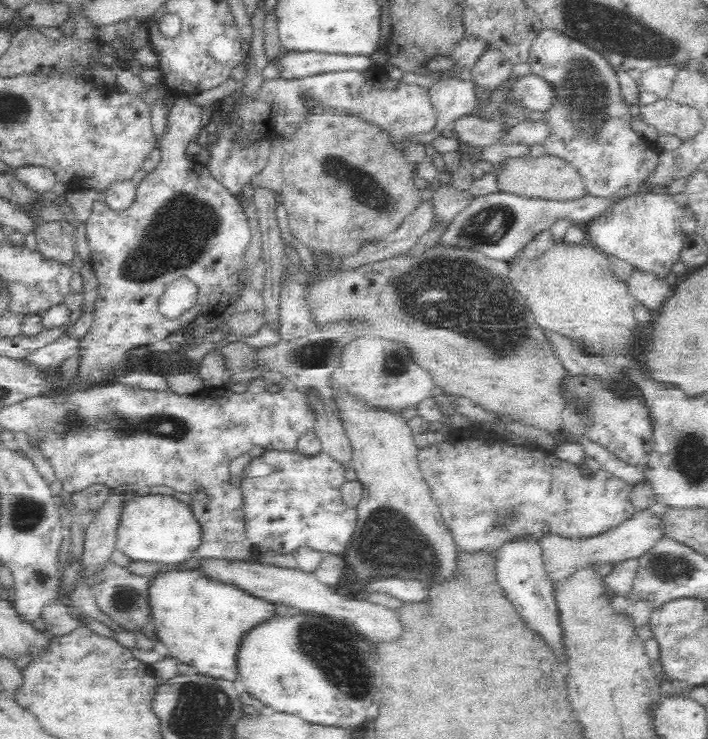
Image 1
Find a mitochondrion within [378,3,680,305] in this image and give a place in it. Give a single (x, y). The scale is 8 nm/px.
(589, 114)

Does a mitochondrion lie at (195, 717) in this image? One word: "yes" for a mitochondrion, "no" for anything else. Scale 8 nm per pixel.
yes

